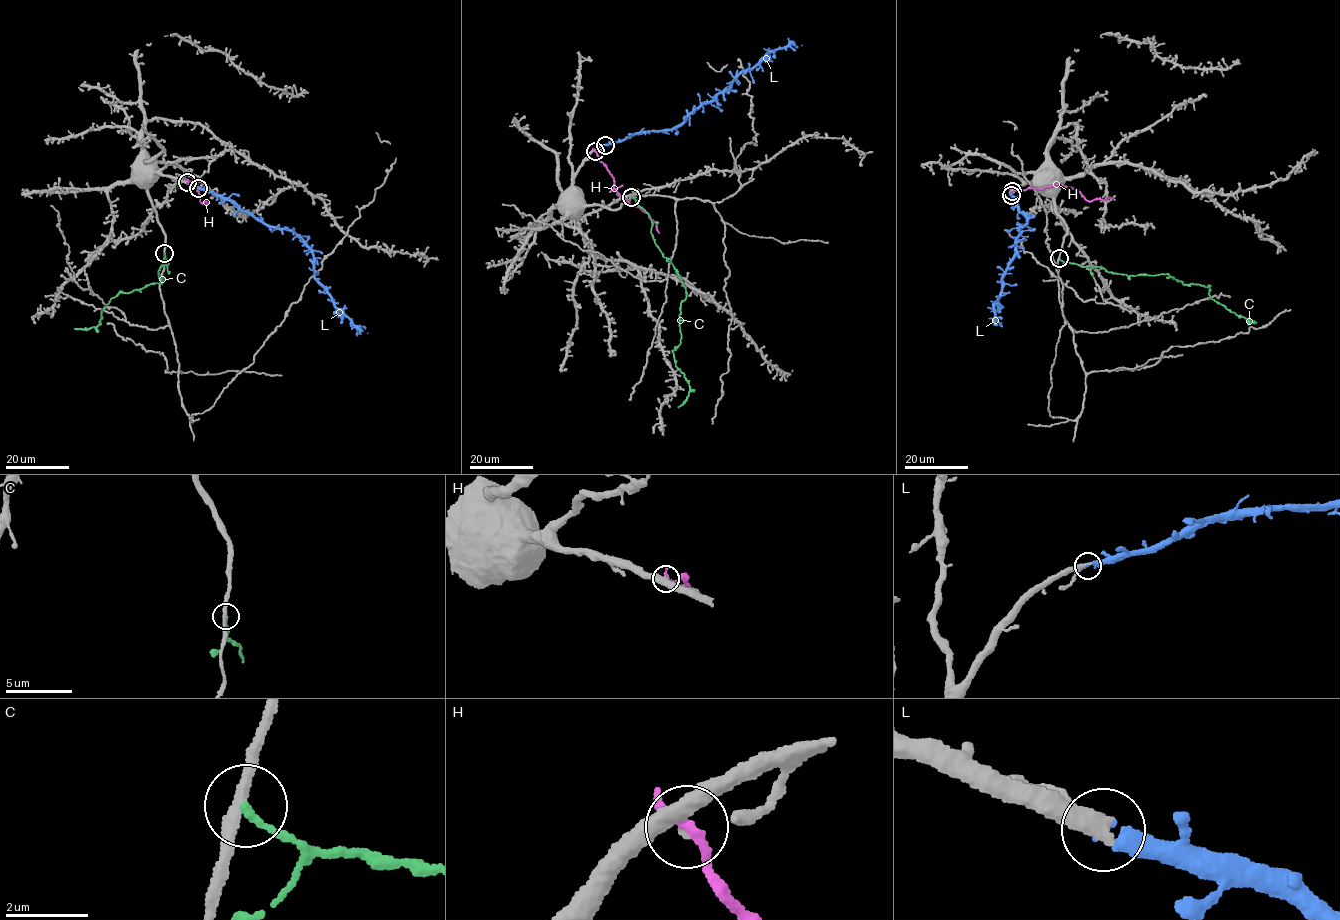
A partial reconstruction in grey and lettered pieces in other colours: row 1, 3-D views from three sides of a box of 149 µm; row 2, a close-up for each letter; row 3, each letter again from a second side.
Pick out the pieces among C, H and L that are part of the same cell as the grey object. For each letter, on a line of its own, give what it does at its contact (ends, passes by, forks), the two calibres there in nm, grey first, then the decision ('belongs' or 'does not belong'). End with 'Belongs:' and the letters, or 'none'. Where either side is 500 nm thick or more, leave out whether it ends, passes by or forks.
C: it ends there; 260 nm thick on the grey side, 190 nm on the other; does not belong
H: it passes by; 360 nm thick on the grey side, 190 nm on the other; does not belong
L: it ends there; 340 nm thick on the grey side, 280 nm on the other; belongs
Belongs: L

